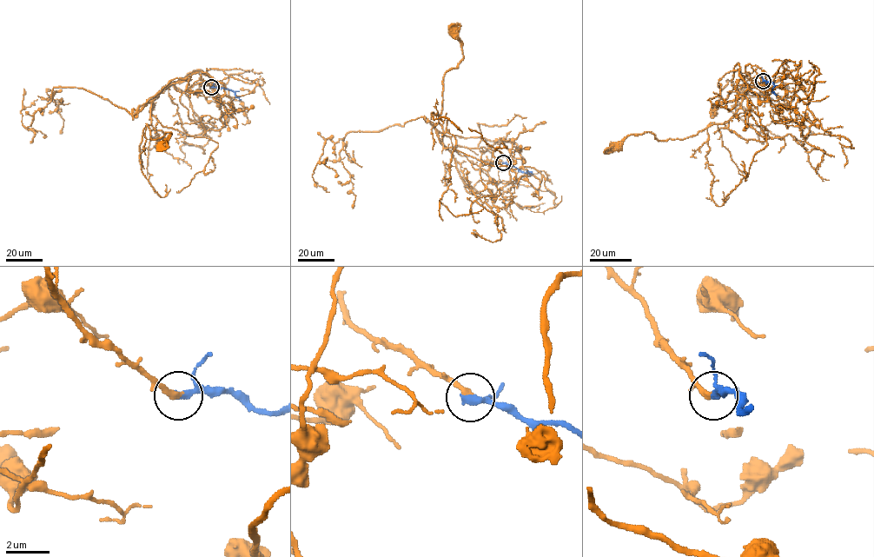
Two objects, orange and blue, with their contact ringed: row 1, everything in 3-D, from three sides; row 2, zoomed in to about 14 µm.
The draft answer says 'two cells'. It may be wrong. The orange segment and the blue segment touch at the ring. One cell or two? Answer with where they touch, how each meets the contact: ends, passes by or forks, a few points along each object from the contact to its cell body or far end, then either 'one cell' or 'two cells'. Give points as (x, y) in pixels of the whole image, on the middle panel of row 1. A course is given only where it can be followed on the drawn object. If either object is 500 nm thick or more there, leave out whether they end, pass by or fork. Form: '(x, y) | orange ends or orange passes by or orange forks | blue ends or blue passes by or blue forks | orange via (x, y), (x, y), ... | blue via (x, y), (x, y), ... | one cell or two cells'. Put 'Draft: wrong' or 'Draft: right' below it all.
(503, 162) | orange ends | blue passes by | orange via (504, 162), (483, 147), (449, 149), (442, 142), (439, 119), (443, 75), (462, 58), (462, 47), (453, 33) | blue via (504, 162), (533, 174) | one cell
Draft: wrong

